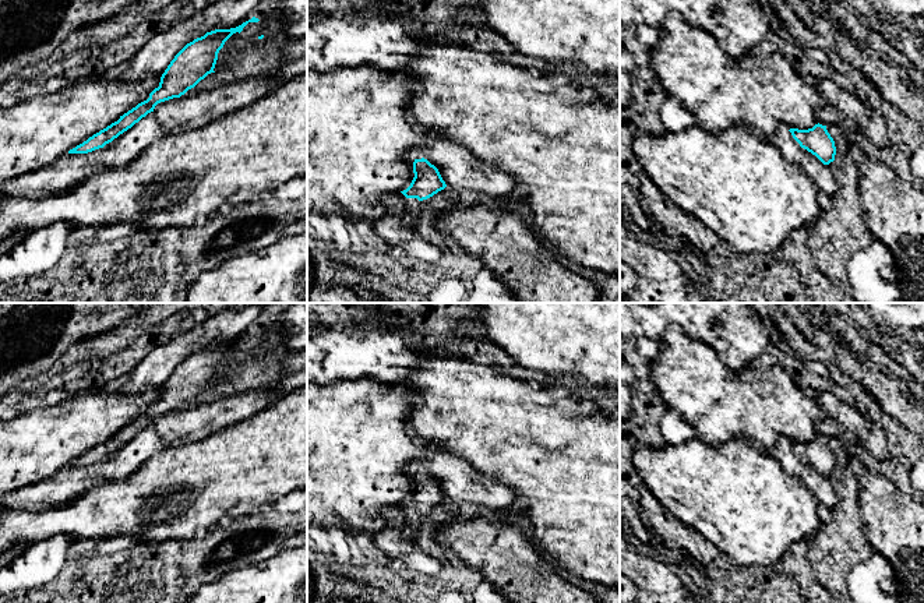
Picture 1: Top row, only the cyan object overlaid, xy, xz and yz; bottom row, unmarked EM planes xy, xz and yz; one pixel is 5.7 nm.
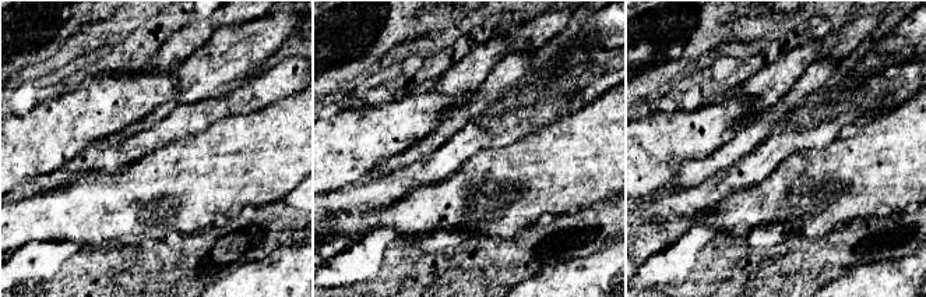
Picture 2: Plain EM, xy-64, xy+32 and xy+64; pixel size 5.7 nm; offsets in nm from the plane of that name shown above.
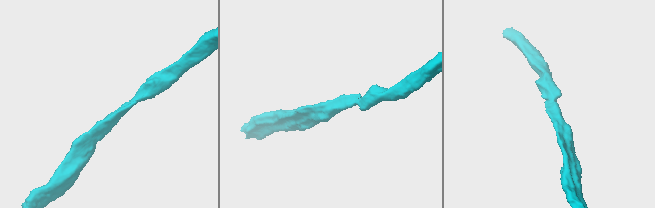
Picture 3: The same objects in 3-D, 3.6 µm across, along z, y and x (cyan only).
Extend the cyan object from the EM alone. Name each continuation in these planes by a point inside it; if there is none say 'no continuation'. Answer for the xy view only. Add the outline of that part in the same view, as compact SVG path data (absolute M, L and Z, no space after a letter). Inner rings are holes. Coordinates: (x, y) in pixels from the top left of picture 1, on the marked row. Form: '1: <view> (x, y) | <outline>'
no continuation

